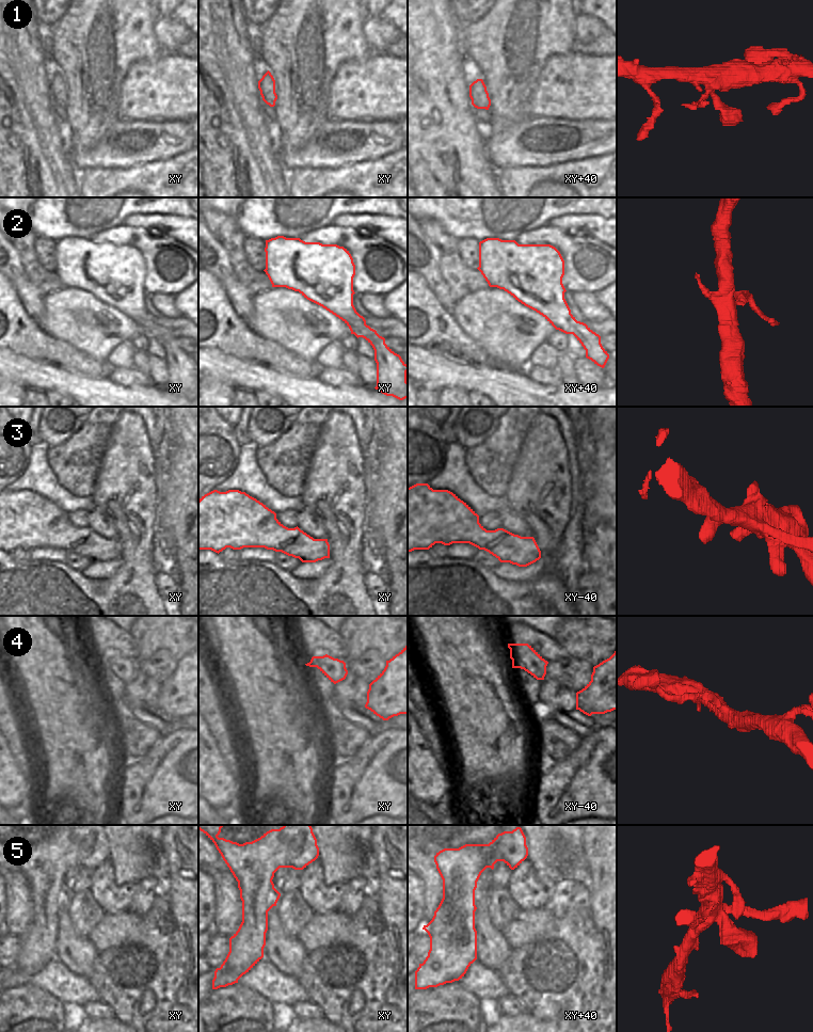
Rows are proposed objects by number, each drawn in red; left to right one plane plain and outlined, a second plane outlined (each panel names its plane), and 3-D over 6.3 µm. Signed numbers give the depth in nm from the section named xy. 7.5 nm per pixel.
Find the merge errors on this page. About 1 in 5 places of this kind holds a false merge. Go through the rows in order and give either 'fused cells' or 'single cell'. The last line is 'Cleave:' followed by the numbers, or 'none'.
1: single cell
2: fused cells
3: single cell
4: single cell
5: single cell
Cleave: 2

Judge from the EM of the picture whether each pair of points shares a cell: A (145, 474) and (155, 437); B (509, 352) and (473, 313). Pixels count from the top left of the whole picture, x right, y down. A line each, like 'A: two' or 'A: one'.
A: two
B: one

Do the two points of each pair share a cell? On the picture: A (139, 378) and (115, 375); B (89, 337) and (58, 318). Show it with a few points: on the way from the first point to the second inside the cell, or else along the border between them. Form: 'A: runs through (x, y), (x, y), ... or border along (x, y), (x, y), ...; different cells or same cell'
A: runs through (133, 378), (121, 376); same cell
B: runs through (81, 330), (69, 318), (65, 318); same cell

